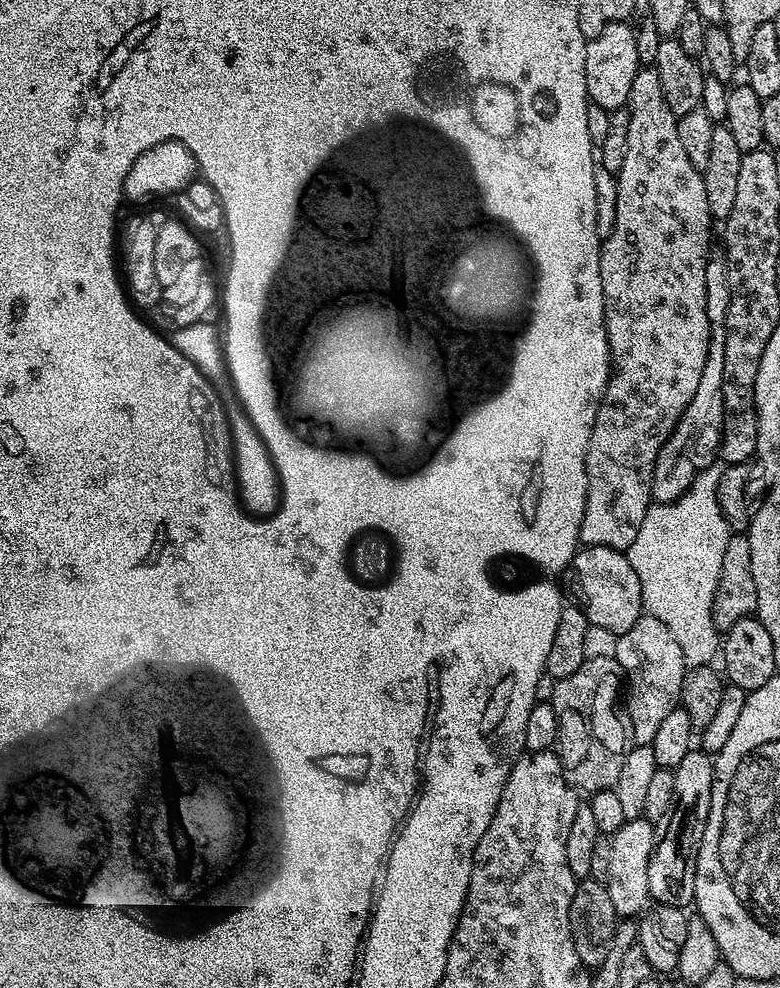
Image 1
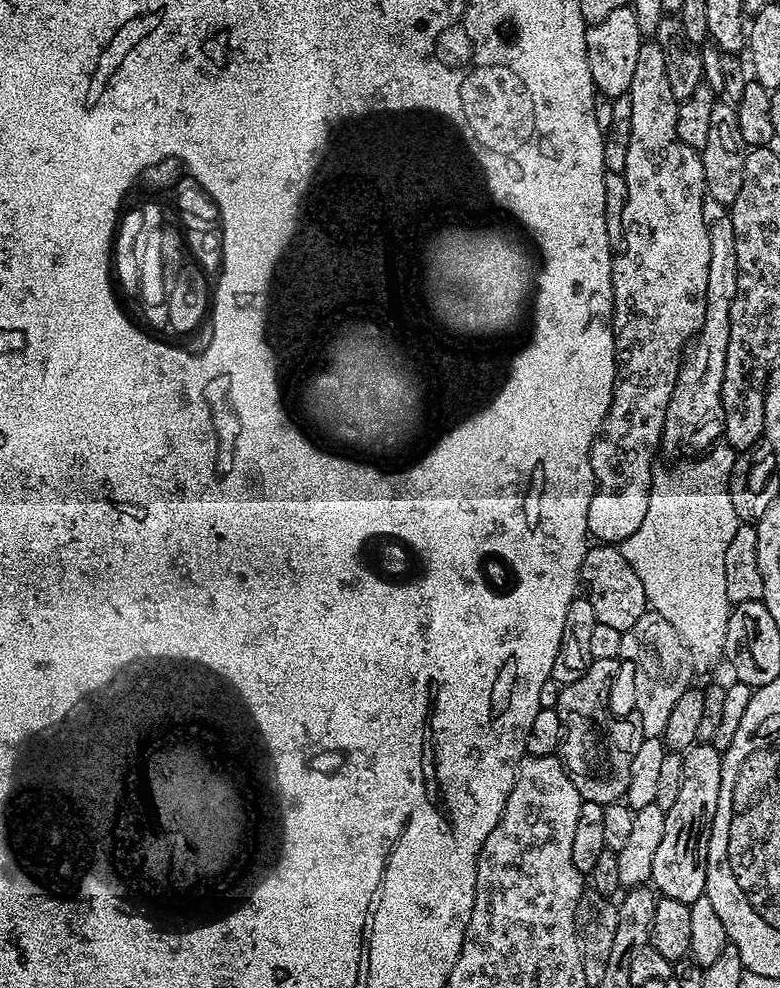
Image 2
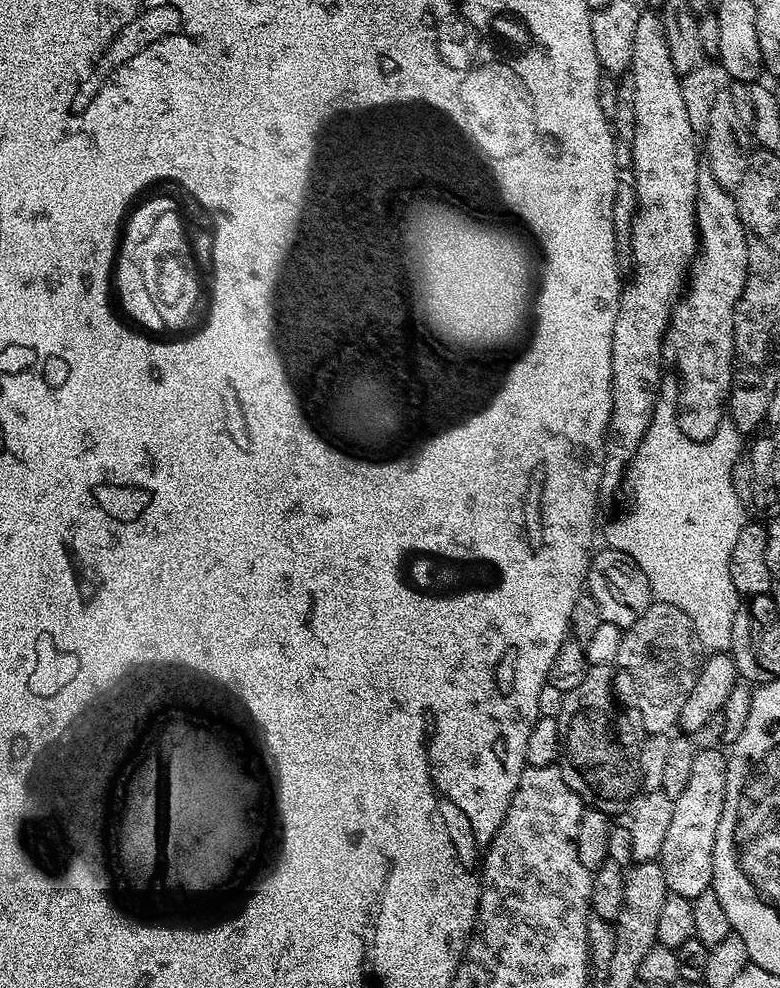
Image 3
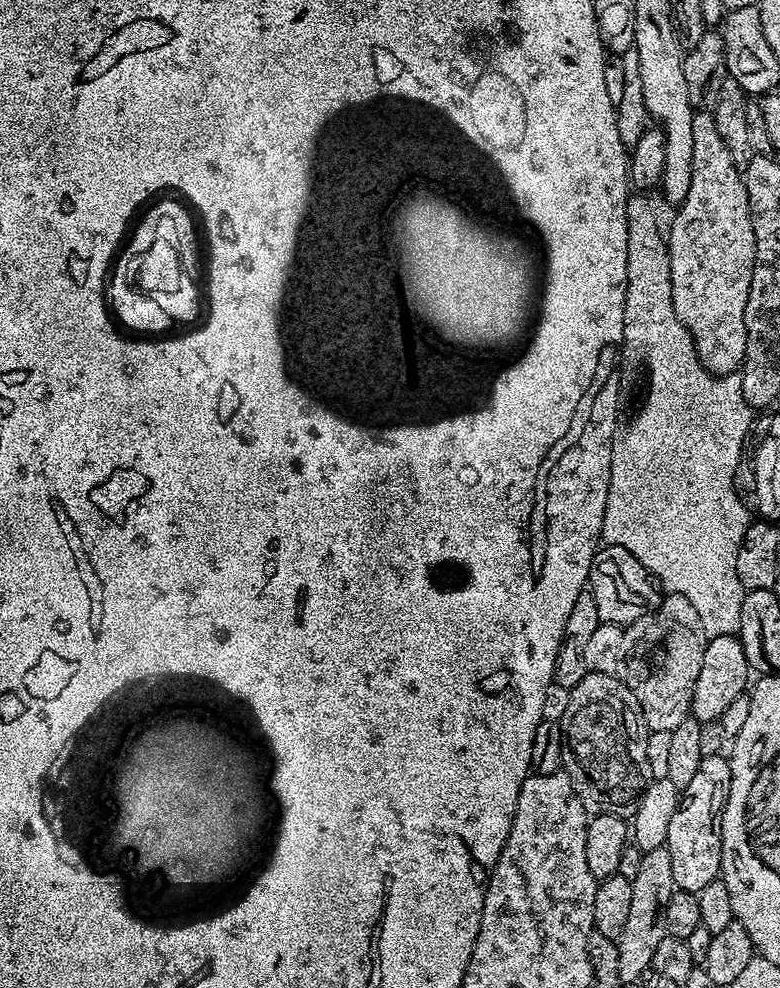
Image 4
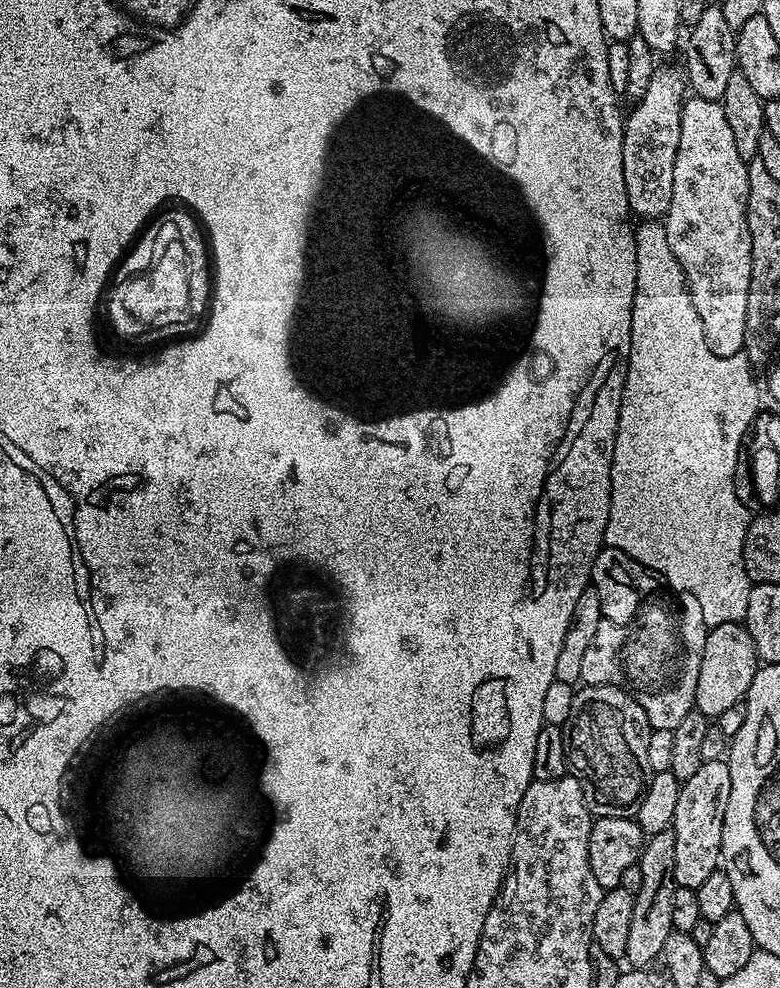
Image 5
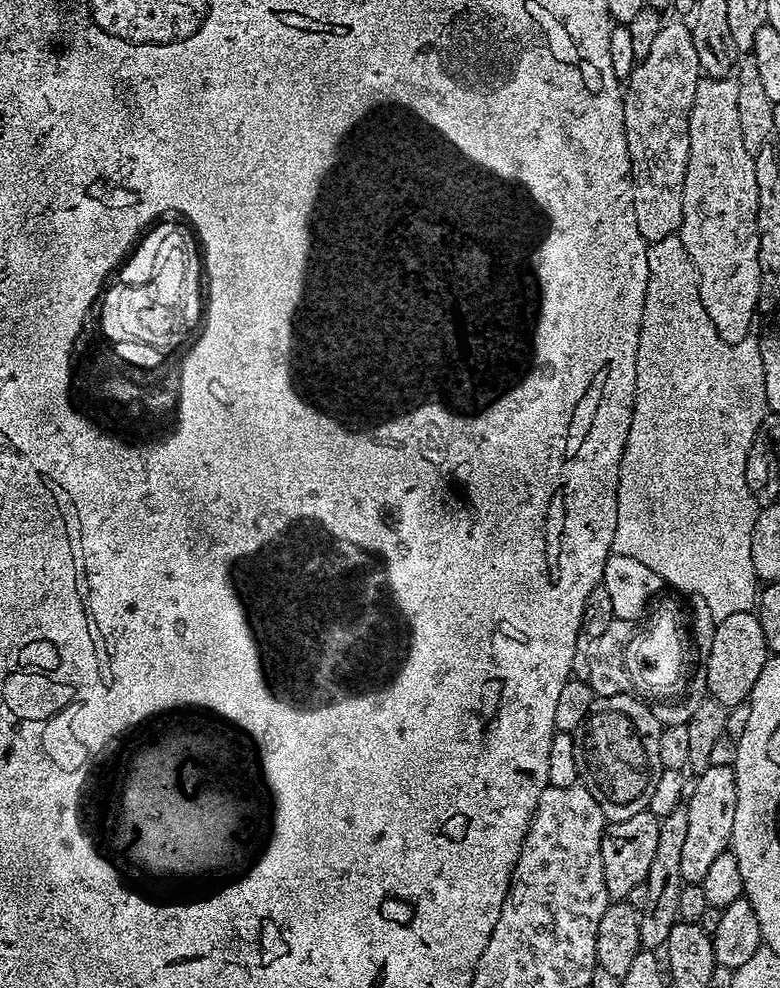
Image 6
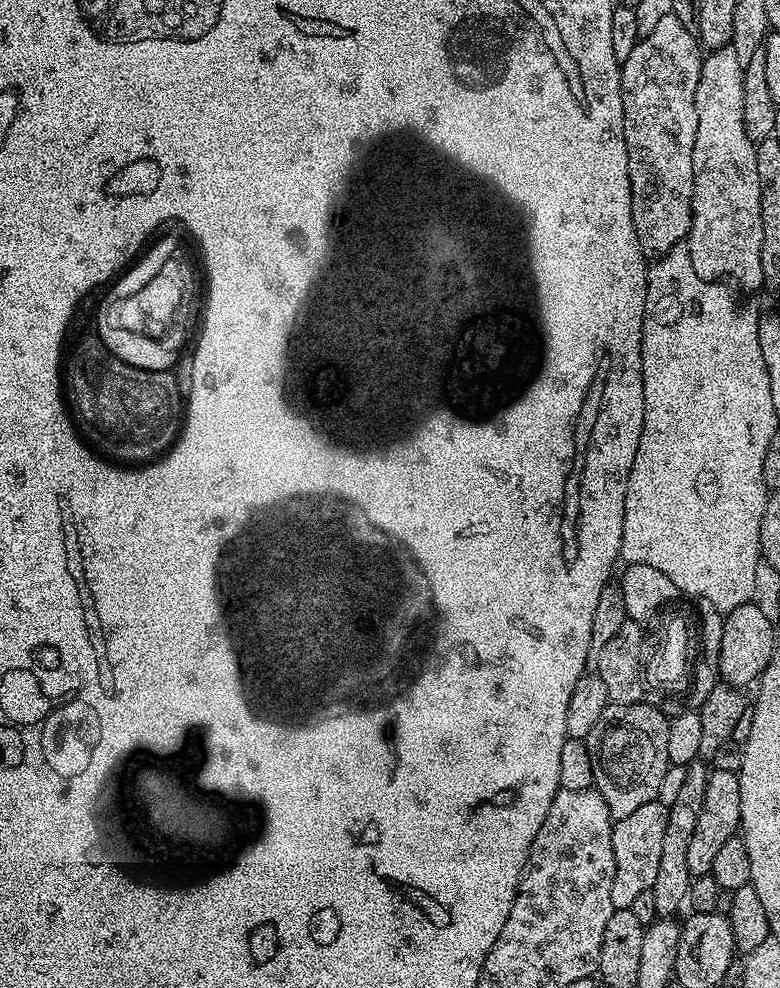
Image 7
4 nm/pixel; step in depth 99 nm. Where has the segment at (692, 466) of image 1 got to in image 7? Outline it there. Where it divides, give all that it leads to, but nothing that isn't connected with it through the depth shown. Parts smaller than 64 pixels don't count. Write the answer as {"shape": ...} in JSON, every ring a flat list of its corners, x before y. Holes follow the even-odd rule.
{"shape":[[730,46,713,48,704,56,702,74,698,82,696,109,698,134,694,138,694,198,692,225,687,245,690,262,703,280,720,282,727,278,733,285,741,284,752,292,764,283,762,274,762,186,758,182,756,144,746,134,742,110,742,82,744,66]]}

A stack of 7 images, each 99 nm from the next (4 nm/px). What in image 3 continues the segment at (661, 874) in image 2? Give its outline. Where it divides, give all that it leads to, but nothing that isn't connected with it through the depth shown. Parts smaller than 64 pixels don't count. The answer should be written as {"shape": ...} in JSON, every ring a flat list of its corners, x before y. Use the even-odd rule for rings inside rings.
{"shape":[[720,748,699,749,687,782,686,790,674,802,674,814,666,842,662,842,660,859,662,874,666,874,669,893,687,900,695,900,698,894,709,891,714,870,714,838,718,822,722,818,722,806,726,802,726,774,728,757]]}

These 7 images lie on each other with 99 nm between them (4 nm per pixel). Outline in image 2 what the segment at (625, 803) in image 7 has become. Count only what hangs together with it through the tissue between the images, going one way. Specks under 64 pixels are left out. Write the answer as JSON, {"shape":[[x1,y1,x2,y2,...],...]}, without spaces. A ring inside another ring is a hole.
{"shape":[[619,659,593,660,586,674,578,678,578,682,570,682,561,687,555,706,564,735,560,739,558,755,564,761,564,769,568,772,570,782,574,782,581,800,602,805,624,800,630,782,630,762,638,743,633,721,615,720,608,709,608,695,611,694,612,683,620,672,620,664]]}

